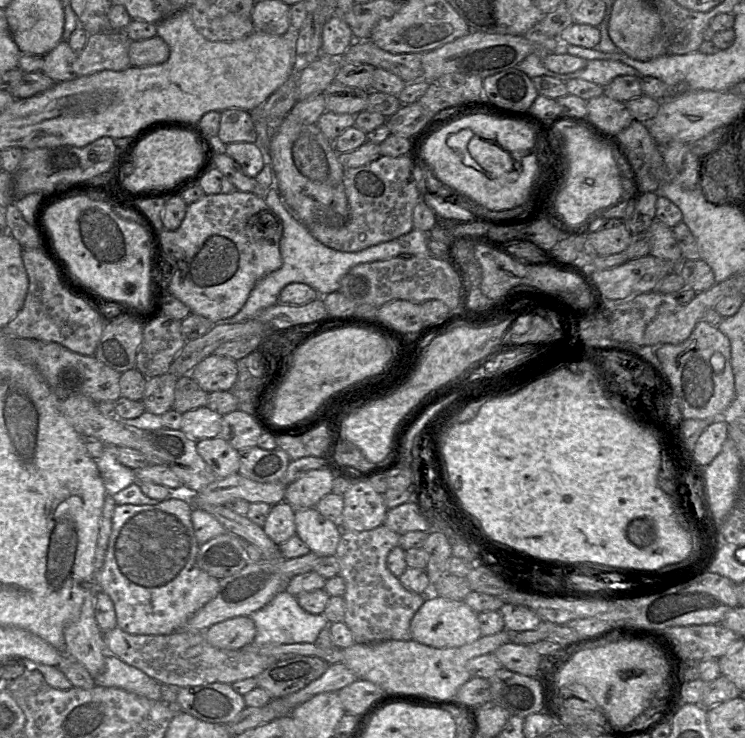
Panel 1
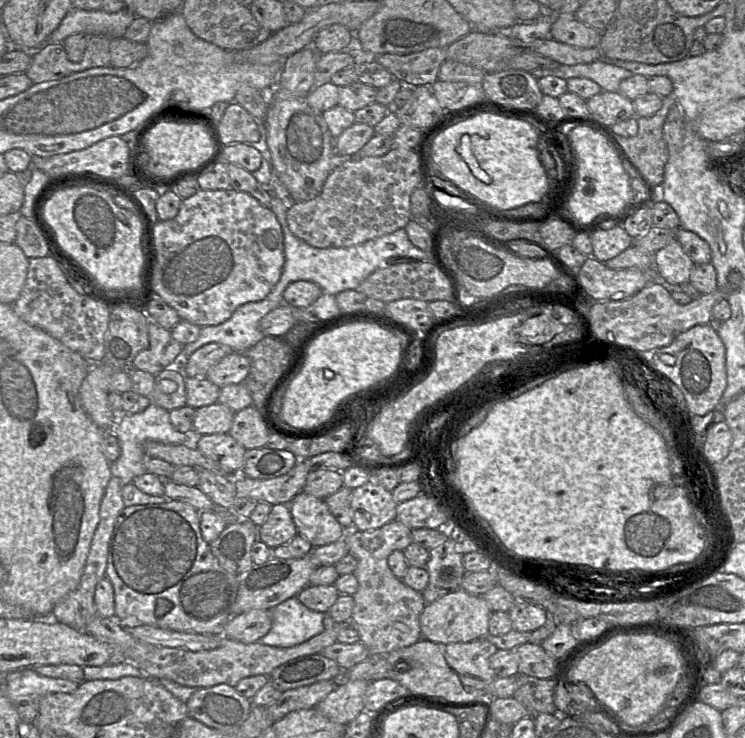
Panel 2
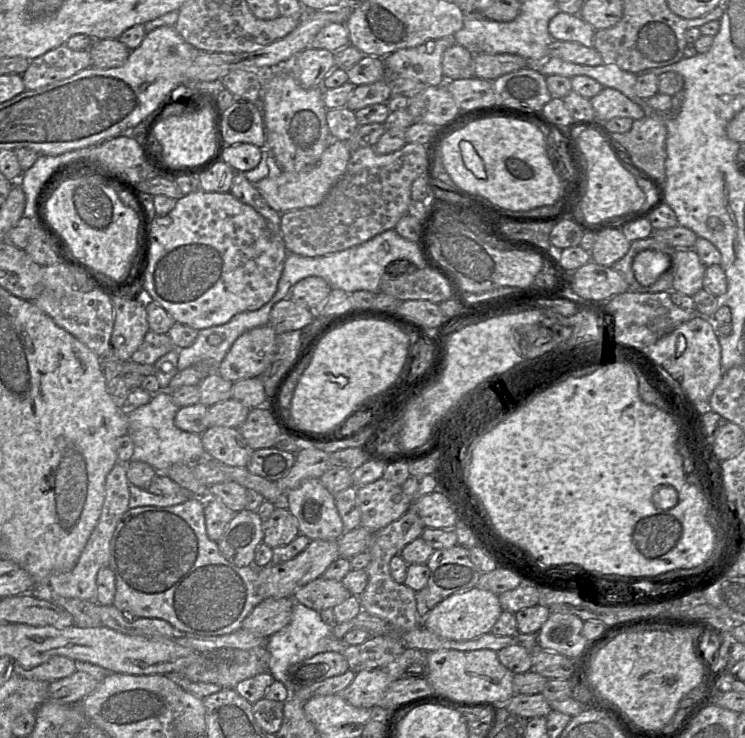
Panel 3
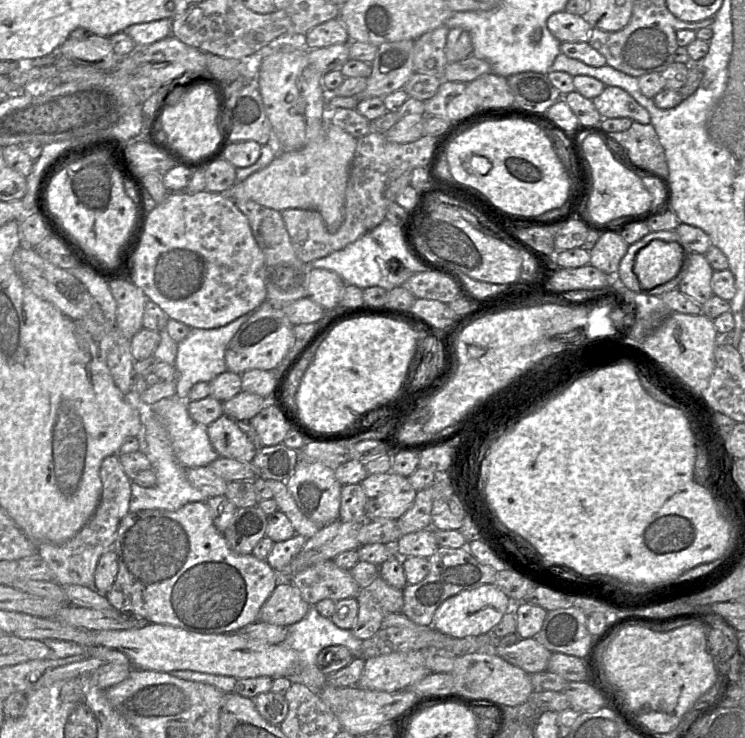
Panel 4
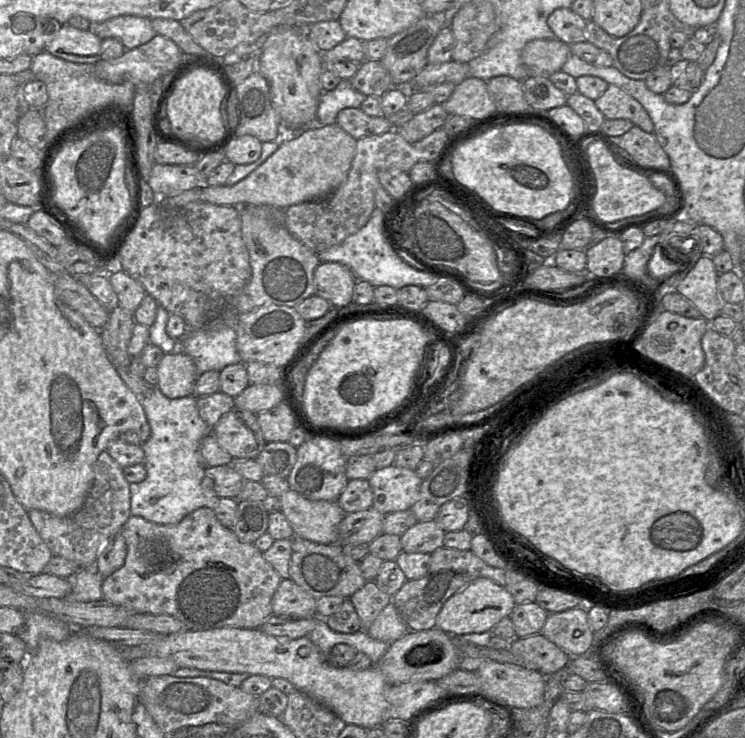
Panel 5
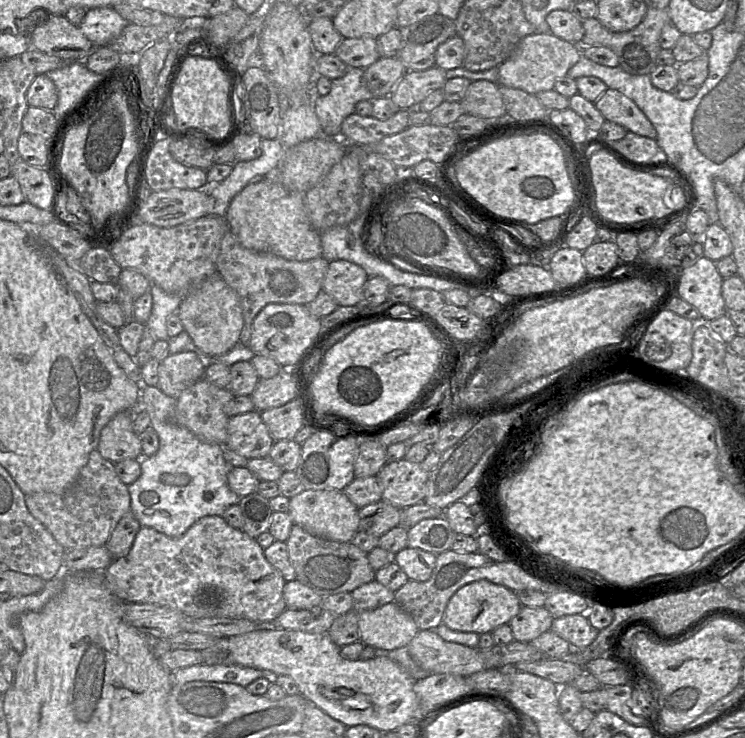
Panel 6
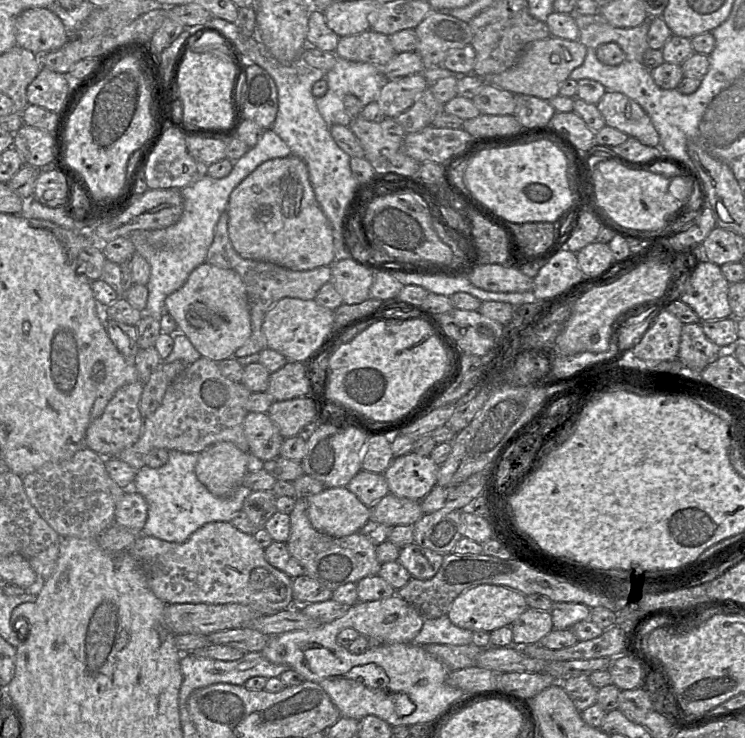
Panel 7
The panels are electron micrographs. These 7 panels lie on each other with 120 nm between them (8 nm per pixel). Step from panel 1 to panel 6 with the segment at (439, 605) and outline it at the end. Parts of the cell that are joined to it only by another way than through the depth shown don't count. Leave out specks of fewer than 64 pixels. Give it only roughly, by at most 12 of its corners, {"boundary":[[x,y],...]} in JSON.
{"boundary":[[481,579],[452,595],[442,623],[483,634],[508,624],[522,604]]}

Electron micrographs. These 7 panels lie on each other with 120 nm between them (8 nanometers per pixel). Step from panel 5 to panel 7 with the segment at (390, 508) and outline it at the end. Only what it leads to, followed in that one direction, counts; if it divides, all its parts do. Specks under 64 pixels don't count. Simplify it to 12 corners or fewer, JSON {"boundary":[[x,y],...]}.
{"boundary":[[430,456],[395,457],[383,475],[391,494],[421,501],[437,485]]}

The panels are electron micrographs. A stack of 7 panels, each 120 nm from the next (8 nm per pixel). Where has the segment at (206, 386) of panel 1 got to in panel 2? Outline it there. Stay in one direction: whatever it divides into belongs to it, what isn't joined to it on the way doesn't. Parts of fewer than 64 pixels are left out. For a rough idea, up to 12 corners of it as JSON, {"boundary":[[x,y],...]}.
{"boundary":[[232,352],[206,373],[219,387],[243,383],[250,370],[244,352]]}

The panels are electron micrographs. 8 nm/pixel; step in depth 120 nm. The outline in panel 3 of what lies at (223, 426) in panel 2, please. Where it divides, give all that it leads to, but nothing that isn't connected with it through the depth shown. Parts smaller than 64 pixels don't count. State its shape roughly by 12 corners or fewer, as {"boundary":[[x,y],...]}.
{"boundary":[[230,398],[208,407],[204,425],[239,428],[250,408]]}

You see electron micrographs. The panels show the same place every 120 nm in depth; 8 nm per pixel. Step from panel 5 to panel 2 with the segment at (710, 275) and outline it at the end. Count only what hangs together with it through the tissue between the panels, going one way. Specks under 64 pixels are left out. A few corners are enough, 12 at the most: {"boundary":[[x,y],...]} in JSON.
{"boundary":[[676,239],[653,261],[667,286],[689,282],[695,265]]}

